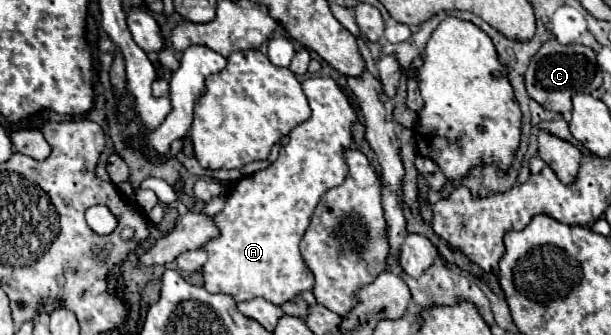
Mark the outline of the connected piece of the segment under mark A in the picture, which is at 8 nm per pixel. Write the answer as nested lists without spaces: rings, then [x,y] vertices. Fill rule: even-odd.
[[[308,78],[302,88],[312,116],[290,132],[290,142],[282,146],[276,162],[234,186],[224,210],[216,214],[220,238],[204,246],[208,262],[202,274],[208,292],[230,294],[236,302],[262,296],[284,304],[314,288],[314,274],[302,260],[298,244],[320,196],[344,182],[348,174],[344,150],[352,146],[350,128],[356,122],[356,112],[332,78]]]

